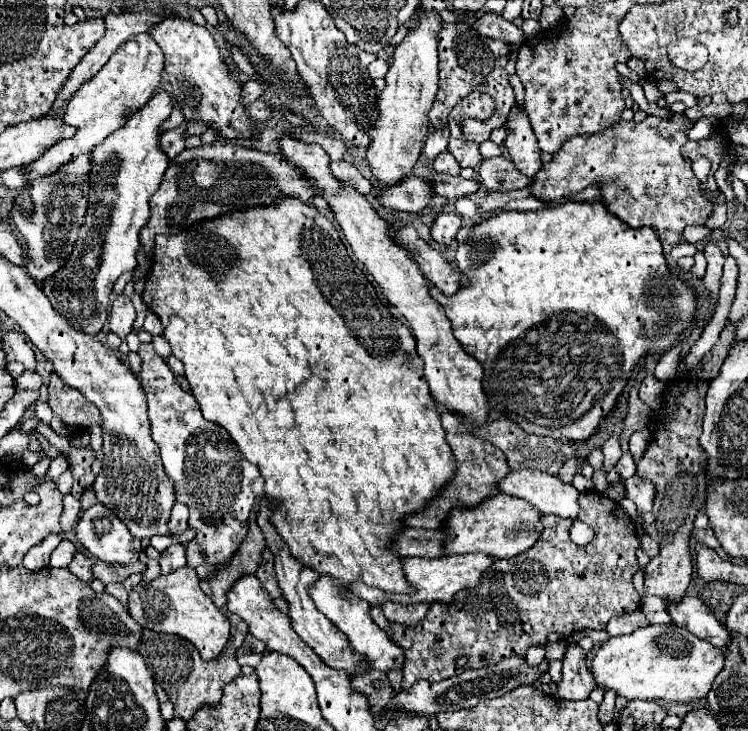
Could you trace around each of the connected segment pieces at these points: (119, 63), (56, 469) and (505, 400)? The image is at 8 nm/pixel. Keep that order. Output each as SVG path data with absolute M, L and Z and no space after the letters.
M142 33L142 35L130 37L124 45L120 45L120 49L116 49L116 53L104 65L104 69L100 69L100 73L96 73L96 77L92 77L92 81L86 81L72 95L62 119L66 125L76 129L74 135L56 141L38 159L34 159L32 163L26 165L28 181L22 189L18 189L18 195L14 197L12 207L18 207L22 215L30 215L34 209L34 203L30 199L32 181L56 173L62 165L70 163L76 155L90 153L94 145L102 143L110 133L120 129L134 115L134 111L140 111L144 107L144 103L152 97L152 93L156 93L156 89L160 85L162 69L164 69L164 53L148 35Z
M60 453L59 457L52 460L44 477L38 477L40 483L48 483L57 480L58 477L70 467L70 459L65 453Z
M566 201L564 205L544 207L538 211L524 211L524 213L504 211L498 217L490 217L488 221L482 221L480 225L474 227L468 243L458 245L456 263L458 263L460 273L464 273L468 277L468 287L460 289L452 297L446 297L440 293L440 289L430 287L430 297L436 299L444 307L448 319L452 321L454 337L462 343L466 353L476 357L480 361L480 365L484 367L482 387L484 387L484 393L486 393L492 409L496 409L504 417L516 421L528 433L548 435L552 439L560 439L560 441L588 439L598 429L598 423L602 421L602 417L608 415L610 409L614 407L616 397L624 389L628 377L632 375L632 367L638 363L638 359L644 353L664 353L666 349L670 349L676 343L680 333L684 333L686 329L690 329L694 325L692 323L694 309L696 309L694 293L680 279L676 279L668 273L666 261L662 257L662 245L660 245L656 233L652 229L644 229L644 227L632 229L630 225L626 225L624 221L614 217L614 213L610 213L602 201L592 201L592 203Z

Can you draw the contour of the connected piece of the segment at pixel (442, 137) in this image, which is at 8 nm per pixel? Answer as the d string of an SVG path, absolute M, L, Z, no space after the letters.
M434 131L426 137L426 143L424 143L424 155L426 159L436 159L442 151L446 151L448 147L448 135L444 131Z

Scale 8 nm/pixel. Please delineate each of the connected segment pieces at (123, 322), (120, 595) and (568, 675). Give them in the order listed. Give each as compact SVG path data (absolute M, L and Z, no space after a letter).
M118 295L110 305L108 329L124 339L130 333L134 319L136 319L136 313L134 313L130 297L128 295Z
M110 583L107 584L105 587L105 592L109 593L110 595L116 597L124 607L128 610L128 593L124 588L123 583Z
M570 643L564 655L562 679L556 685L556 697L566 701L586 699L594 687L596 681L592 681L592 673L586 667L586 653L578 643Z

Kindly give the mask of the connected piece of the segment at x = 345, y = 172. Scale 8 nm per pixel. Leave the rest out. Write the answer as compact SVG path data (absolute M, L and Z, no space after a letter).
M332 161L332 163L330 163L330 169L332 169L332 173L334 173L338 179L350 183L352 187L356 187L356 191L360 191L360 193L364 193L364 195L372 189L370 179L366 179L366 177L356 169L354 163L348 163L348 161Z

